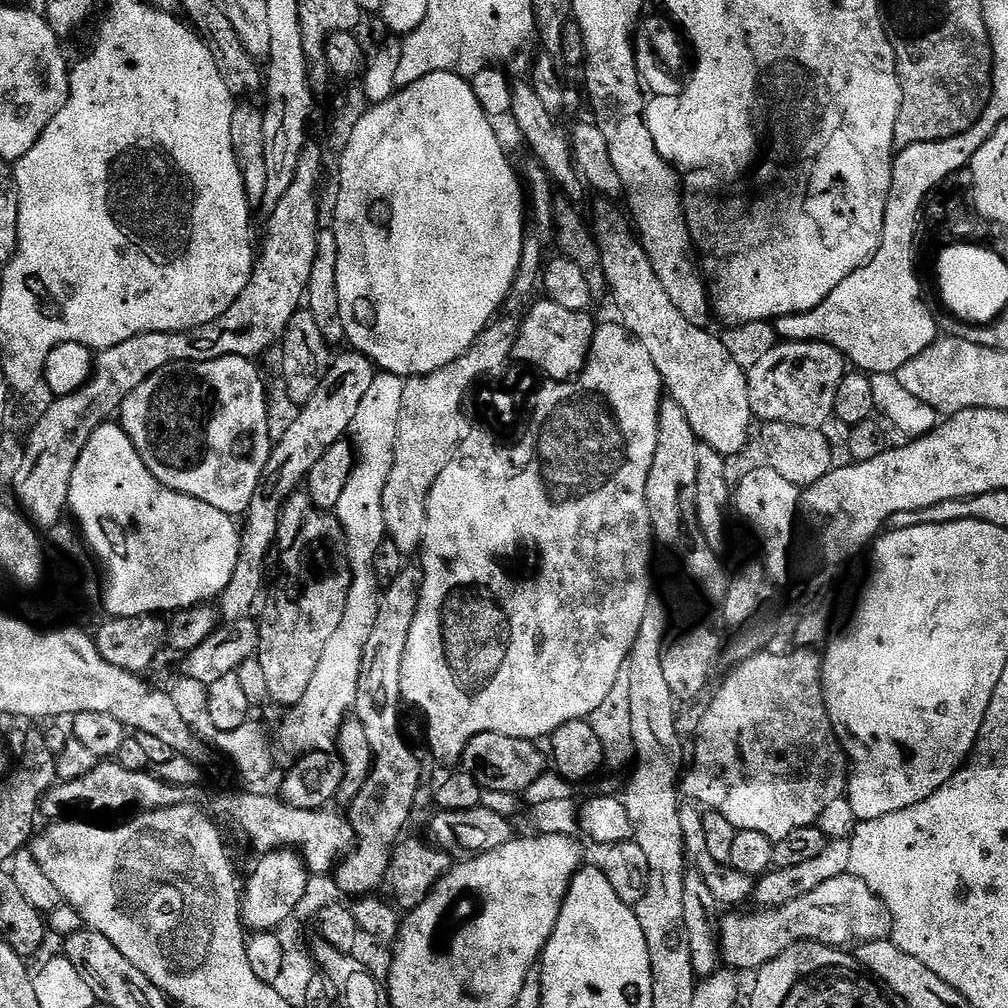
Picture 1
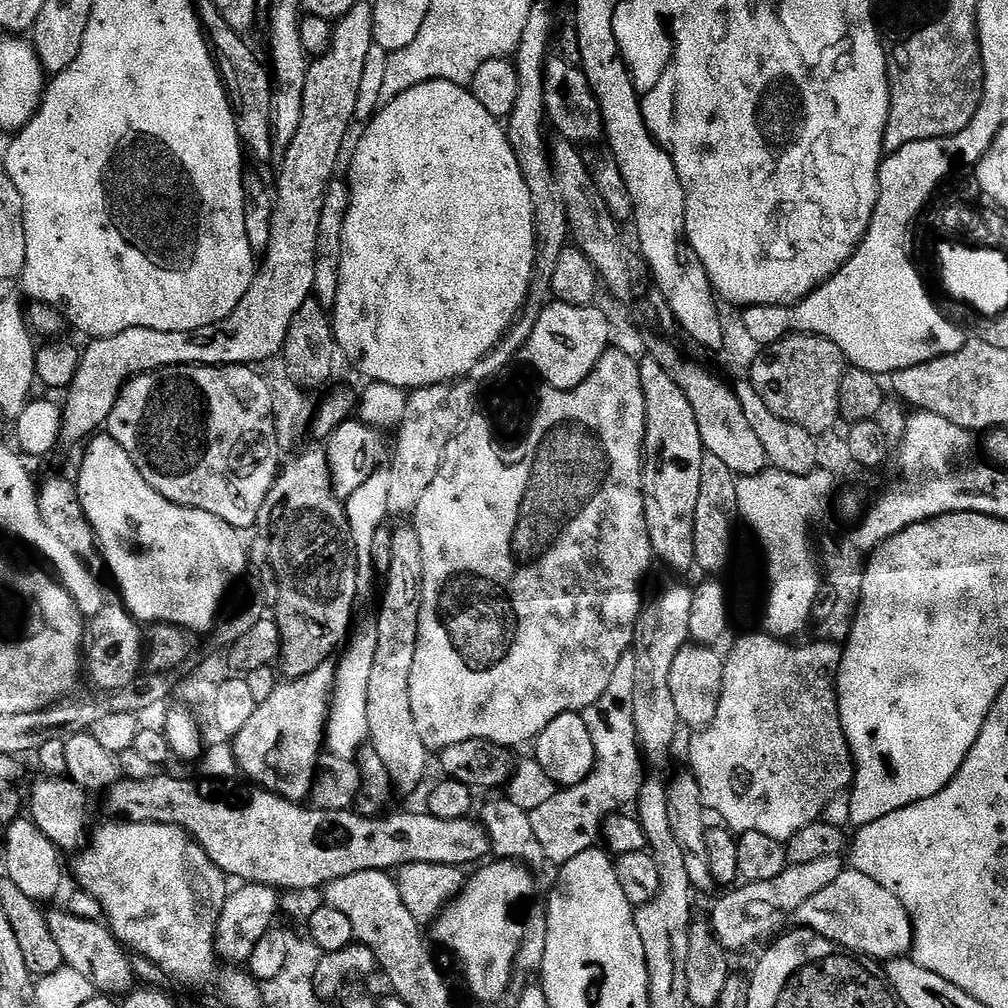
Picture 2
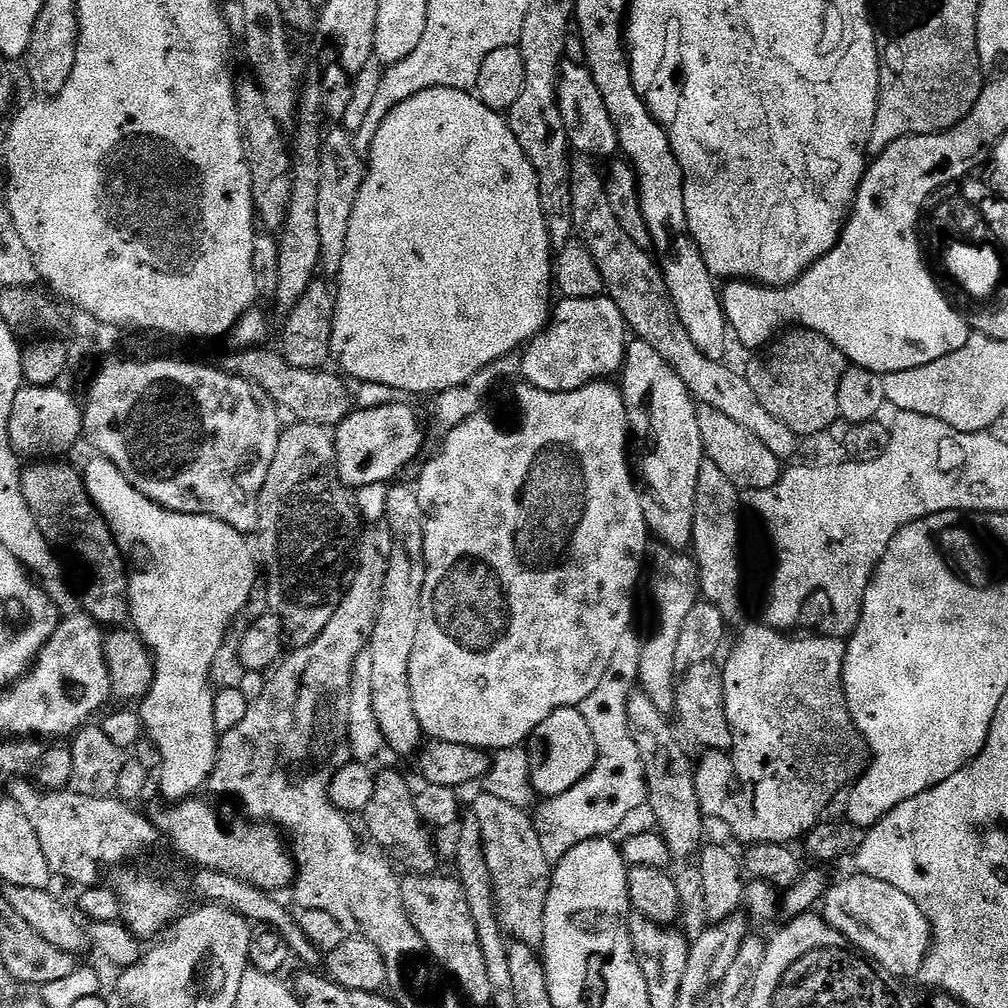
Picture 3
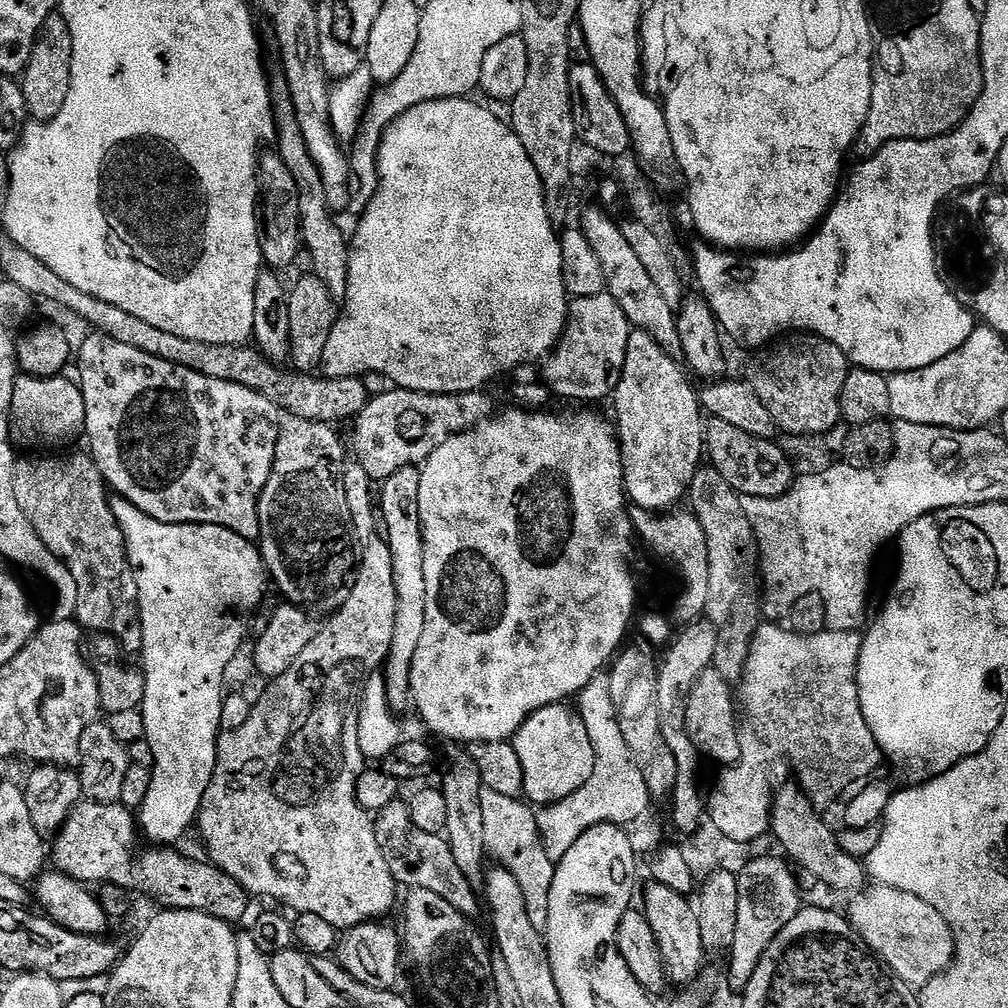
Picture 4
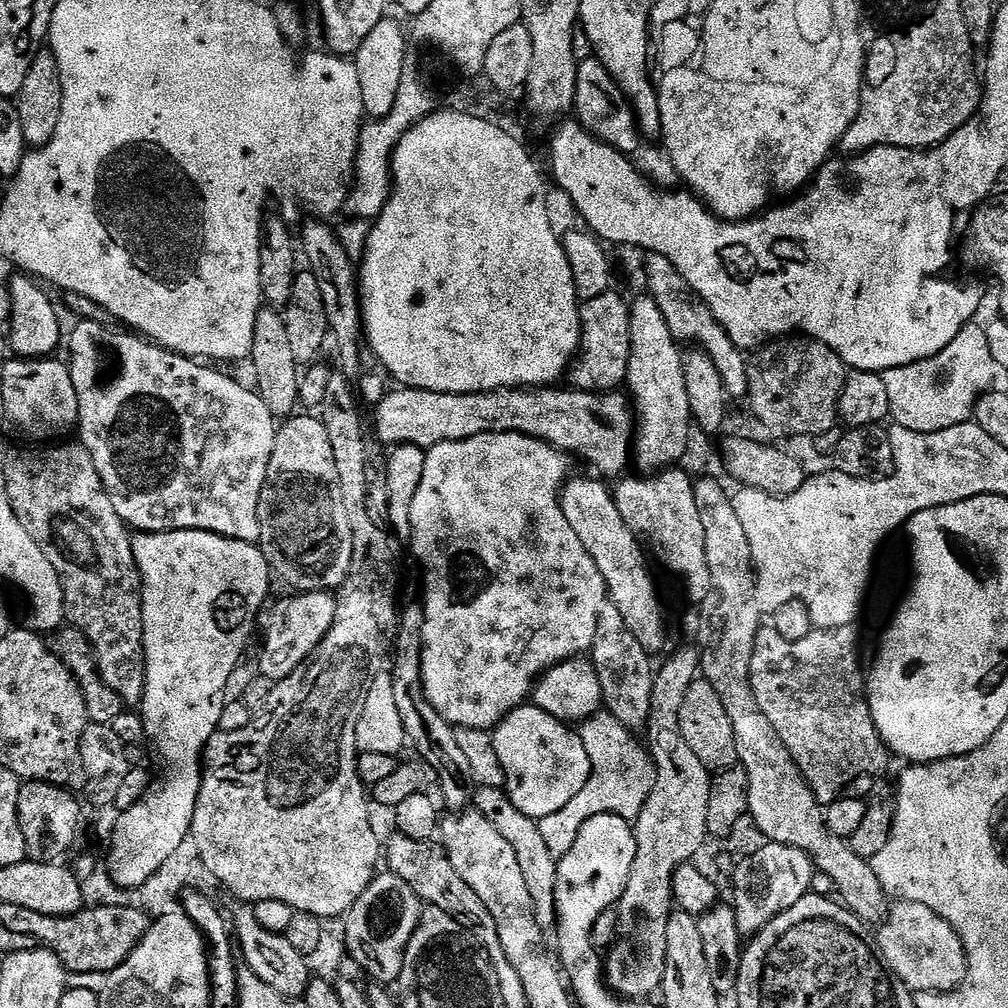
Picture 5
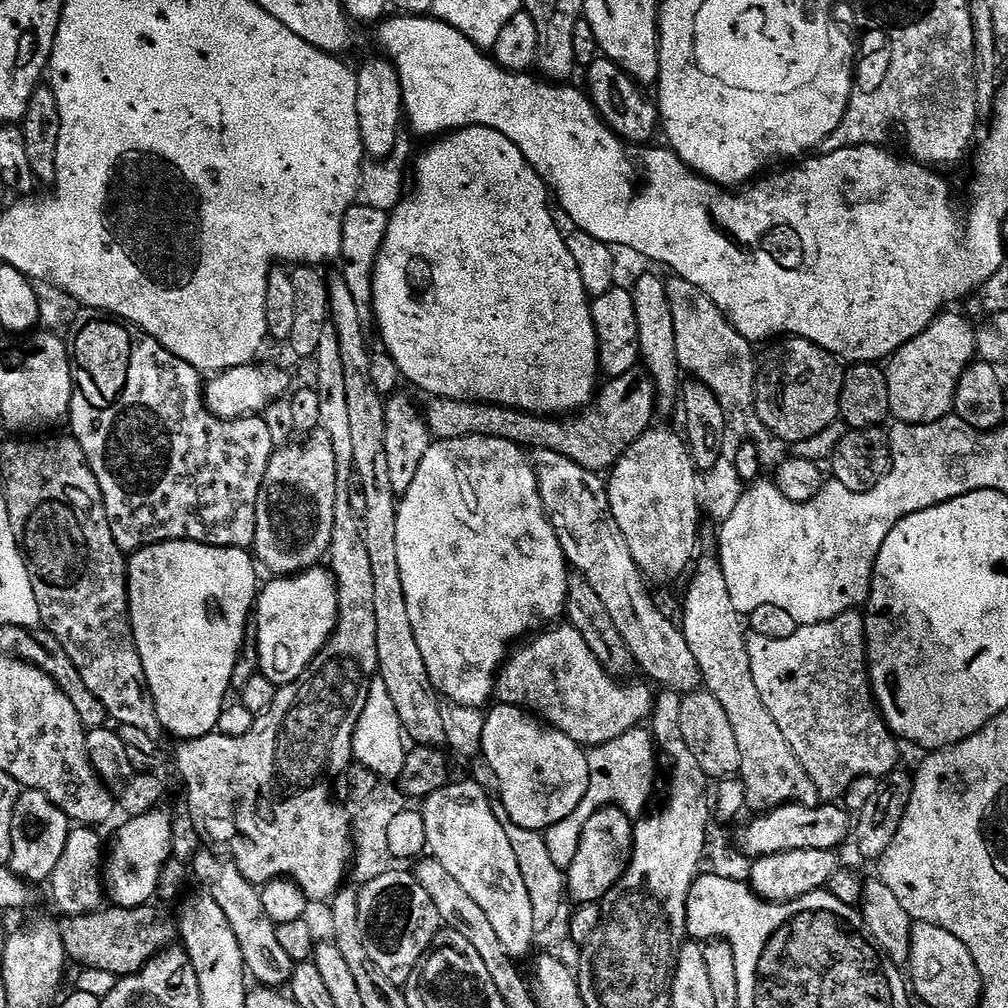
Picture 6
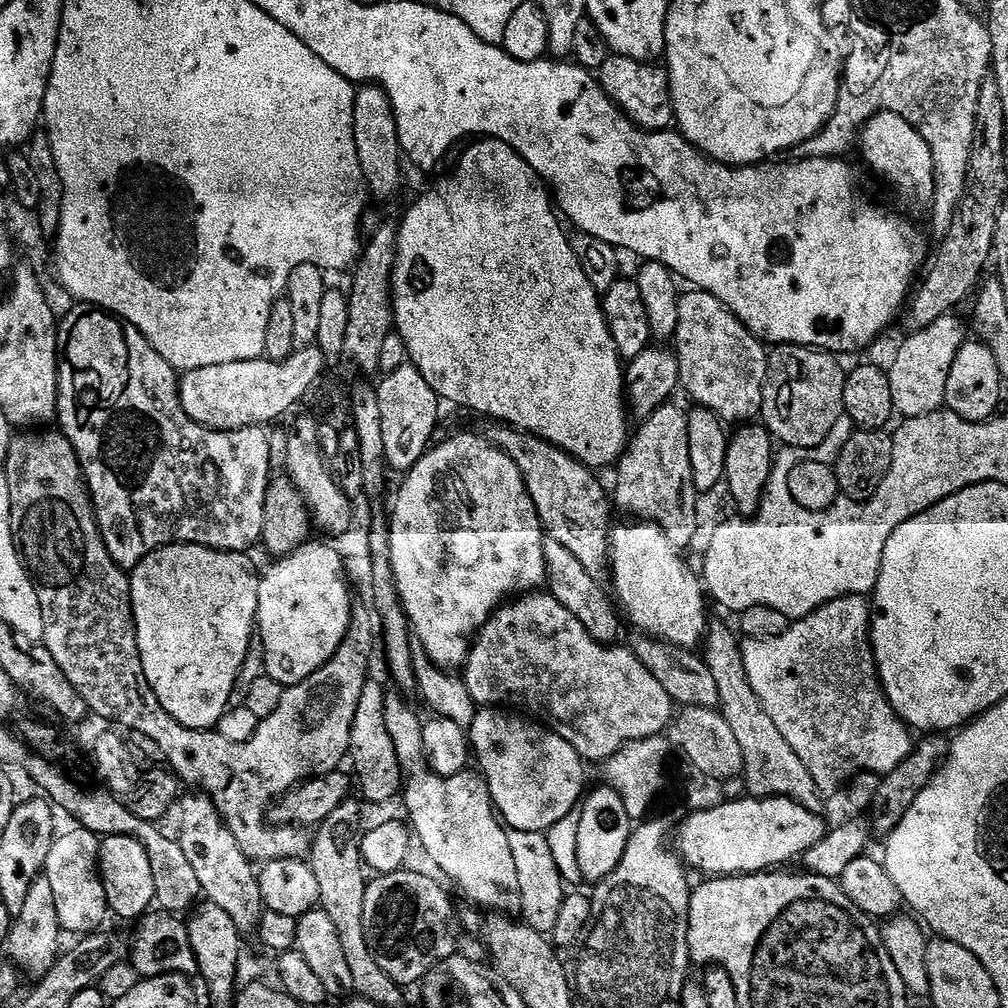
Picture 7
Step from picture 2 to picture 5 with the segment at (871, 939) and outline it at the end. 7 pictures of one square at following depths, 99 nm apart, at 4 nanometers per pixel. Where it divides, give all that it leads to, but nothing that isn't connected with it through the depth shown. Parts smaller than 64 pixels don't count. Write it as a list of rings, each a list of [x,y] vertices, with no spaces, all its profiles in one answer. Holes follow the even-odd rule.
[[[909,900],[893,903],[878,929],[878,952],[883,963],[913,993],[953,992],[966,978],[968,959],[960,935],[930,906]]]

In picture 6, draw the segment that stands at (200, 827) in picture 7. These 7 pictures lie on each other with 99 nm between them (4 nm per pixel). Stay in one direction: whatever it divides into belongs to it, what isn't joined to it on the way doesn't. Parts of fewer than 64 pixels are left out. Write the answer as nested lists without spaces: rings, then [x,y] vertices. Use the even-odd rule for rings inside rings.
[[[200,850],[191,857],[191,875],[193,872],[200,879],[199,887],[212,895],[214,901],[218,902],[219,909],[226,914],[227,921],[230,922],[230,927],[234,930],[235,937],[238,938],[247,975],[253,981],[256,979],[257,985],[273,990],[283,989],[292,976],[294,962],[290,958],[290,954],[286,954],[286,950],[282,950],[281,944],[278,943],[276,925],[270,922],[270,918],[266,918],[266,909],[262,906],[260,888],[246,879],[234,861],[215,851],[212,852]]]

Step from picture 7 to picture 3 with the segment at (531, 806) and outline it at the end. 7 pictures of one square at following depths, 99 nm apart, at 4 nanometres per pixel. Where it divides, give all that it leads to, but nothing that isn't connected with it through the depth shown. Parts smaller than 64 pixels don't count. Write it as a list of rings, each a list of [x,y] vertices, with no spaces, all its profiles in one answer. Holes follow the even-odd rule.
[[[579,707],[554,710],[528,737],[526,751],[532,785],[540,798],[566,794],[566,790],[578,786],[596,764],[594,734],[590,734],[590,726],[586,726],[586,718],[582,718]]]

